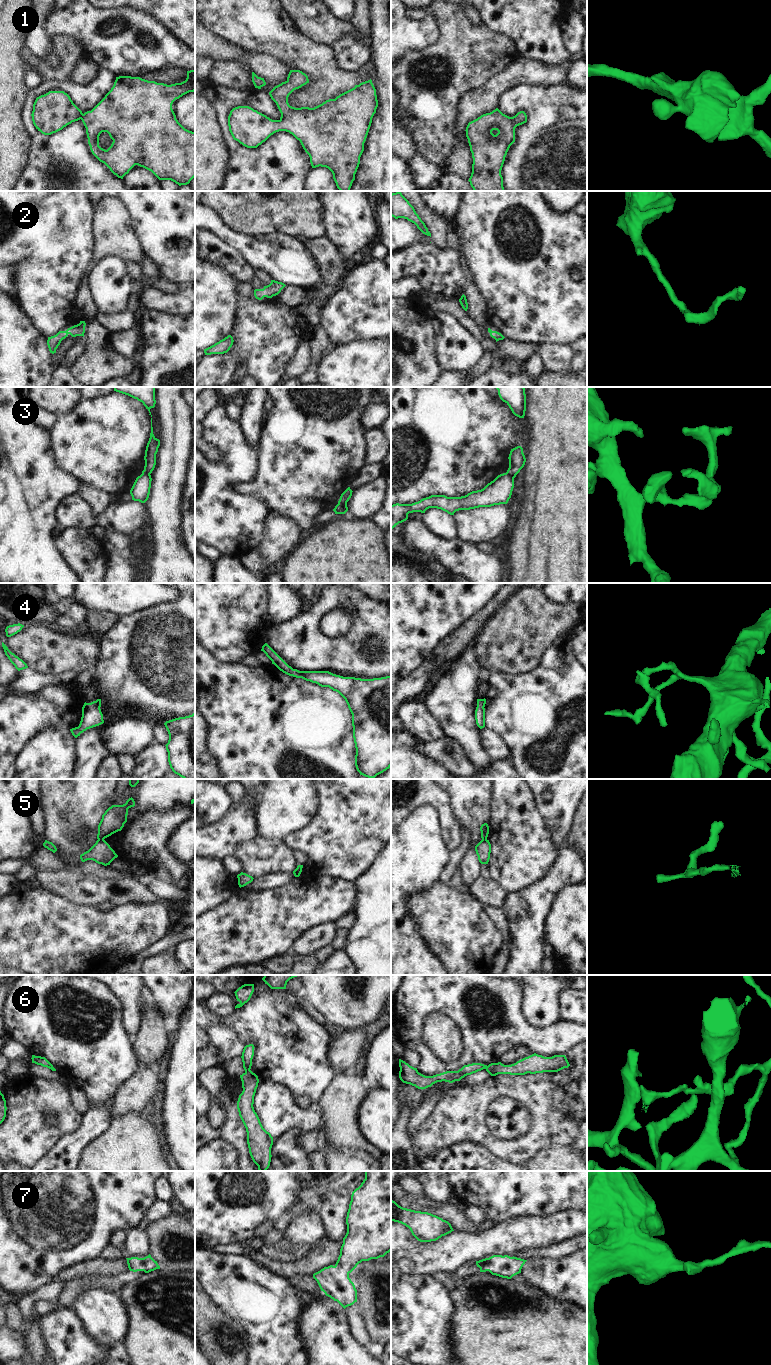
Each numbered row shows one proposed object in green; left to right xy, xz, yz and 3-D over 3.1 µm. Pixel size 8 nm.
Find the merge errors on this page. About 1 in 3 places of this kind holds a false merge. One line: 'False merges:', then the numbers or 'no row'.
False merges: 3, 5, 6

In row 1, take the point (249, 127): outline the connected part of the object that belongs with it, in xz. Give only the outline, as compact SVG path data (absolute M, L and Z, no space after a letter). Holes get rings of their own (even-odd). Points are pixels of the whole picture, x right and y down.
M290 70L287 80L269 92L281 113L280 119L272 120L249 106L238 106L233 108L228 116L229 131L234 140L247 148L257 148L276 132L289 132L300 141L309 155L312 168L319 166L328 168L333 174L337 188L340 191L350 191L372 118L378 107L376 89L370 79L314 108L290 106L289 95L307 83L309 79L305 73Z

